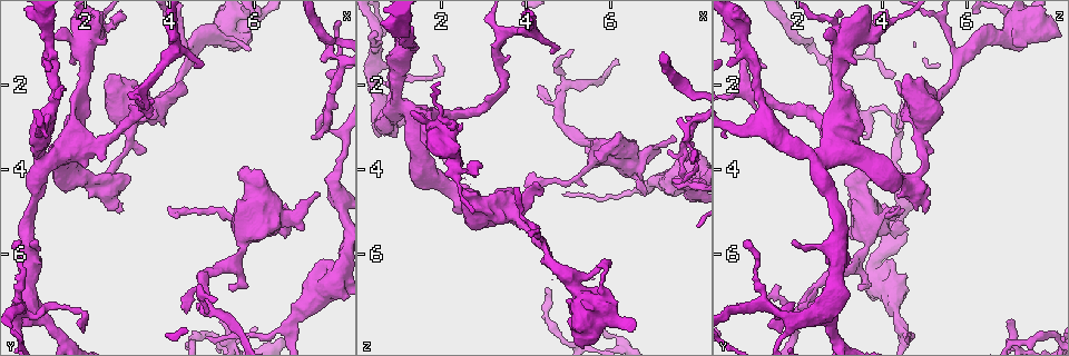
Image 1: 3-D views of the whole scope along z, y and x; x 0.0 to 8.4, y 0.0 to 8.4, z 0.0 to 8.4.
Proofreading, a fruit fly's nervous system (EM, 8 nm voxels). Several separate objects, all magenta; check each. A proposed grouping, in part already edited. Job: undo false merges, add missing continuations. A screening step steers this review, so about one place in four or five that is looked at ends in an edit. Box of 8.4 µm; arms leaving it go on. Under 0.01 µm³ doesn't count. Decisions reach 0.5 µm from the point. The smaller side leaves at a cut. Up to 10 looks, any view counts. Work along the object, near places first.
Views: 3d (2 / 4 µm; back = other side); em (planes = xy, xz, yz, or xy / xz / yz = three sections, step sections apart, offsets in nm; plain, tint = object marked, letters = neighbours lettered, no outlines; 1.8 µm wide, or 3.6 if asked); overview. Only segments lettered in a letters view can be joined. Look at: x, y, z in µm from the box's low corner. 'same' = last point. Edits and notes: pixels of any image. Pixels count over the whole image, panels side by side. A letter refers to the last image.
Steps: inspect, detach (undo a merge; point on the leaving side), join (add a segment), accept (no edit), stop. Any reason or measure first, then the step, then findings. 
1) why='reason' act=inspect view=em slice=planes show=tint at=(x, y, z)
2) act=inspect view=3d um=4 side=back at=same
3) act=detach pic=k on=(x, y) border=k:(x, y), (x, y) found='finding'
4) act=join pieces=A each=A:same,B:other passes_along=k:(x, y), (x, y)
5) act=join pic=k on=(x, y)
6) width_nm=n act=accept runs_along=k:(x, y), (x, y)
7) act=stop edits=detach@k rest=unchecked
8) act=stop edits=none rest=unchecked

why='abrupt turn' act=inspect view=em slice=yz step=4 show=tint at=(7.70, 2.60, 3.70)

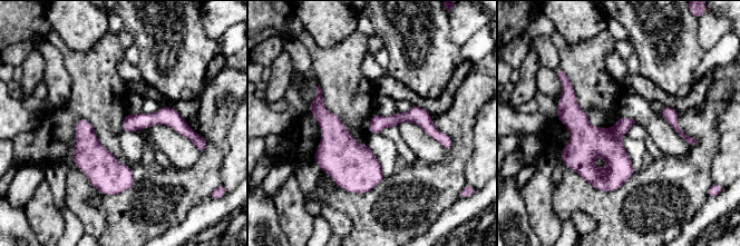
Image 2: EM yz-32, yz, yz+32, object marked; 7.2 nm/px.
why='see the neighbours' act=inspect view=em slice=yz step=4 show=letters at=same

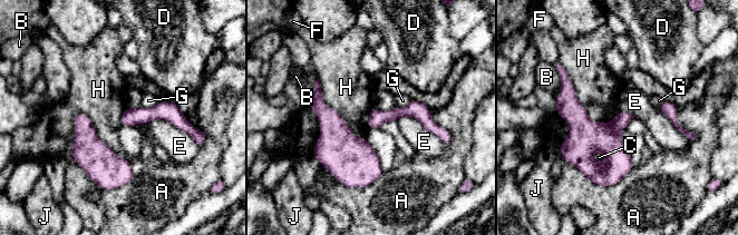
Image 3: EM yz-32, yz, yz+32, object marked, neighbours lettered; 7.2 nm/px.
act=detach pic=3 on=(585, 137) each=A:other,B:other,C:other,D:other,E:other,F:other,G:other,H:other,J:other part_leaving=3:(567, 80), (567, 107), (613, 154), (613, 182) found='a second neuron is stuck on'

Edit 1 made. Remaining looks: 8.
why='thick turns thin' act=inspect view=3d um=4 at=(3.85, 2.40, 4.80)

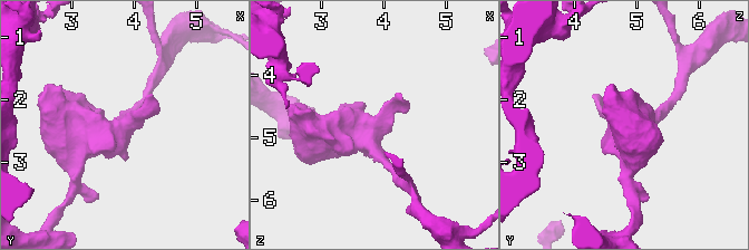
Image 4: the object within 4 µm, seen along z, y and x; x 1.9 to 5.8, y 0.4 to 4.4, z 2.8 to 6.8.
act=inspect view=em um=3.6 slice=xz step=16 show=tint at=(3.85, 2.45, 4.85)

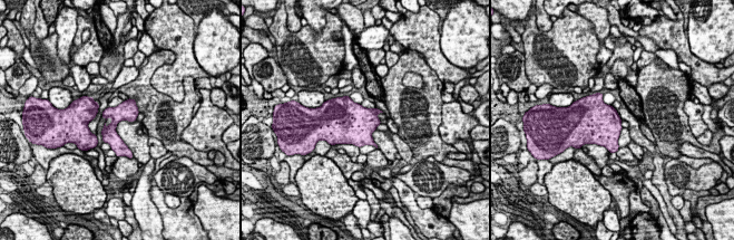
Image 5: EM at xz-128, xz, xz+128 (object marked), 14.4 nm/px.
act=inspect view=em um=3.6 slice=planes show=letters at=same

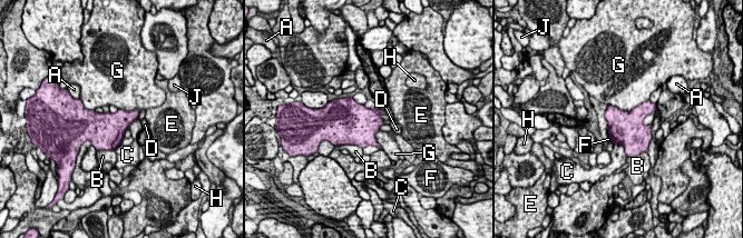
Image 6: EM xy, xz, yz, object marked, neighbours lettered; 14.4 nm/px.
act=accept each=A:other,B:other,C:other,D:other,E:other,F:other,G:other,H:other,J:other border=6:(380, 113), (380, 117), (385, 122) found='continuous, no second neuron'

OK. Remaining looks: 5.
why='looks like a crossing' act=inspect view=em um=3.6 slice=planes show=letters at=(6.35, 5.25, 3.85)

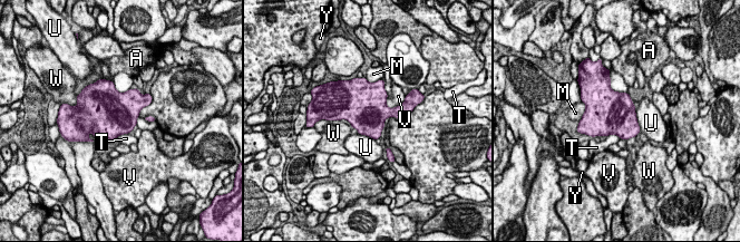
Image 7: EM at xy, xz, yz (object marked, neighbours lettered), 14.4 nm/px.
act=accept each=A:other,M:other,T:other,U:other,V:other,W:other,Y:other border=7:(634, 106), (636, 122), (641, 131) found='continuous, no second neuron'

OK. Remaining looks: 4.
why='free end' act=inspect view=em slice=planes show=letters at=(4.30, 7.30, 2.10)

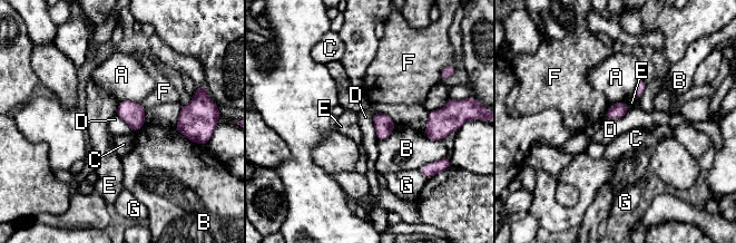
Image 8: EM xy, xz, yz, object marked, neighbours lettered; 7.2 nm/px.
width_nm=110 act=accept each=A:other,B:other,C:other,D:other,E:other,F:other,G:other border=8:(375, 110), (373, 126), (378, 141) found='none of them fits'

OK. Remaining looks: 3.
act=stop edits=detach@3 rest=unchecked

